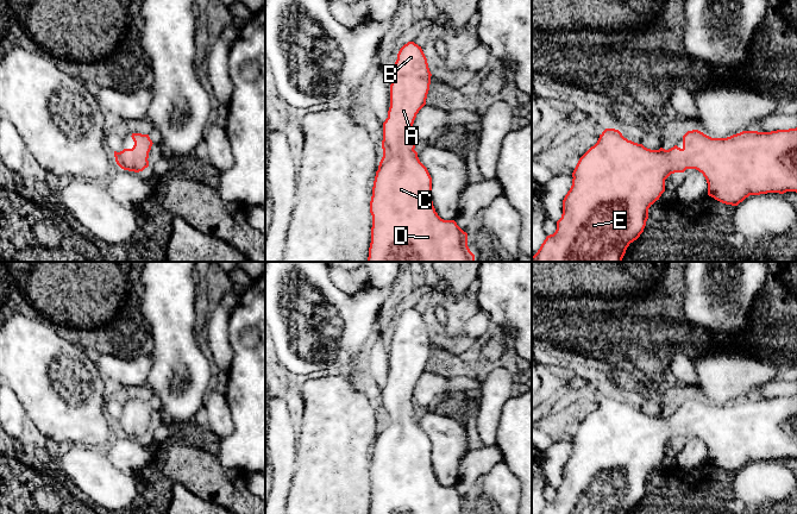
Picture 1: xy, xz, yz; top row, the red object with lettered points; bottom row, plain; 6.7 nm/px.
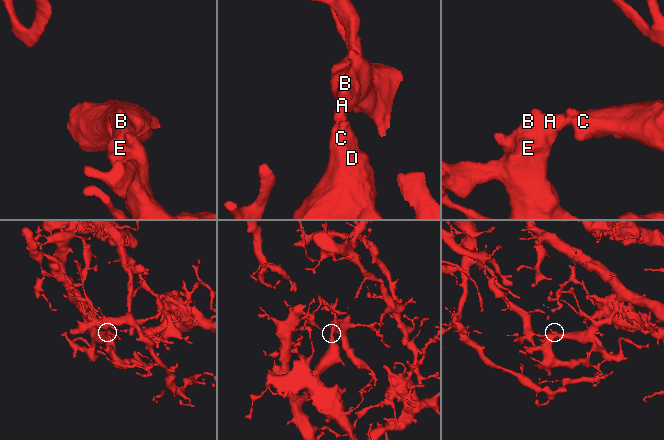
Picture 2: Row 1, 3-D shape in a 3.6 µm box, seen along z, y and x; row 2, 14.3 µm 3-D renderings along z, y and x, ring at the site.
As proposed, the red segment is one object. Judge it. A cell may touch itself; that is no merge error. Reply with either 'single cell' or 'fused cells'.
single cell

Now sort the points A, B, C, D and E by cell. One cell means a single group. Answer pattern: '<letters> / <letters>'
A B C D E

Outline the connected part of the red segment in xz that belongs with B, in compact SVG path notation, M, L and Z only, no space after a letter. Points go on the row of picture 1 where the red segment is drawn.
M414 42L404 44L395 62L390 107L383 123L383 157L370 201L372 227L368 262L475 262L475 255L467 246L467 233L454 220L444 220L435 212L432 177L414 150L413 124L426 105L431 76L421 46Z

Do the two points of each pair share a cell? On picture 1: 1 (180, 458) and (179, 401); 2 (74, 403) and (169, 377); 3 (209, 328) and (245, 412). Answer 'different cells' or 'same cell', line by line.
1: different cells
2: different cells
3: different cells

